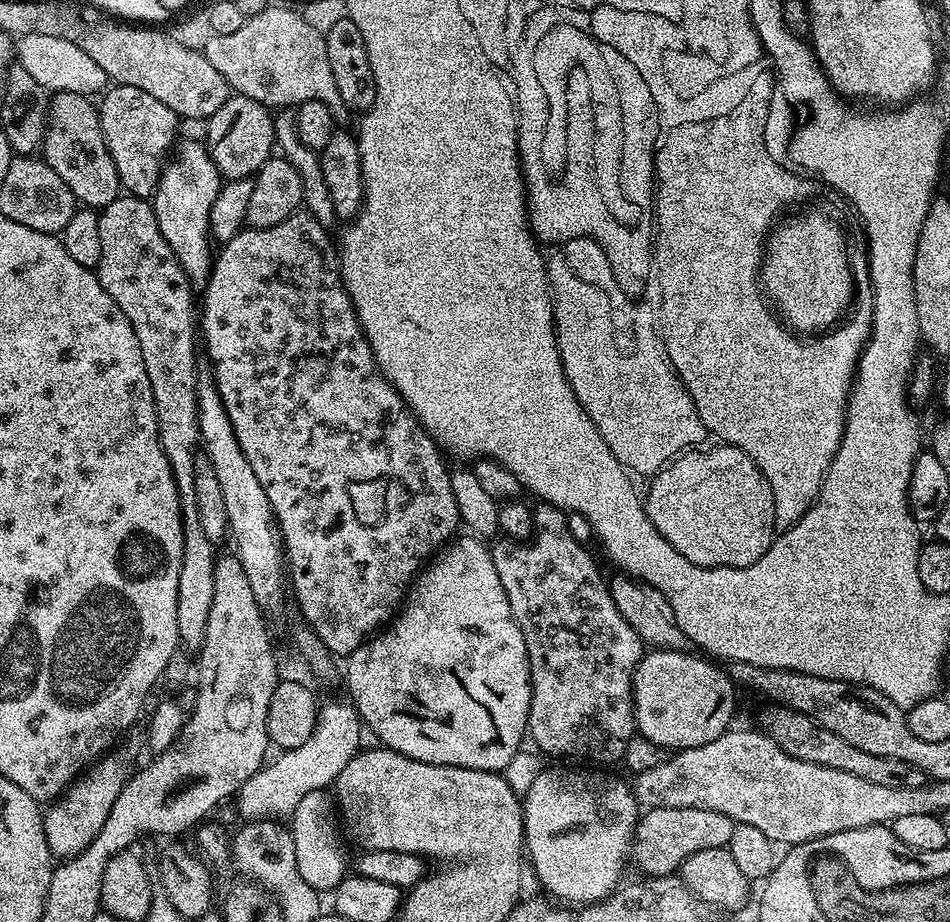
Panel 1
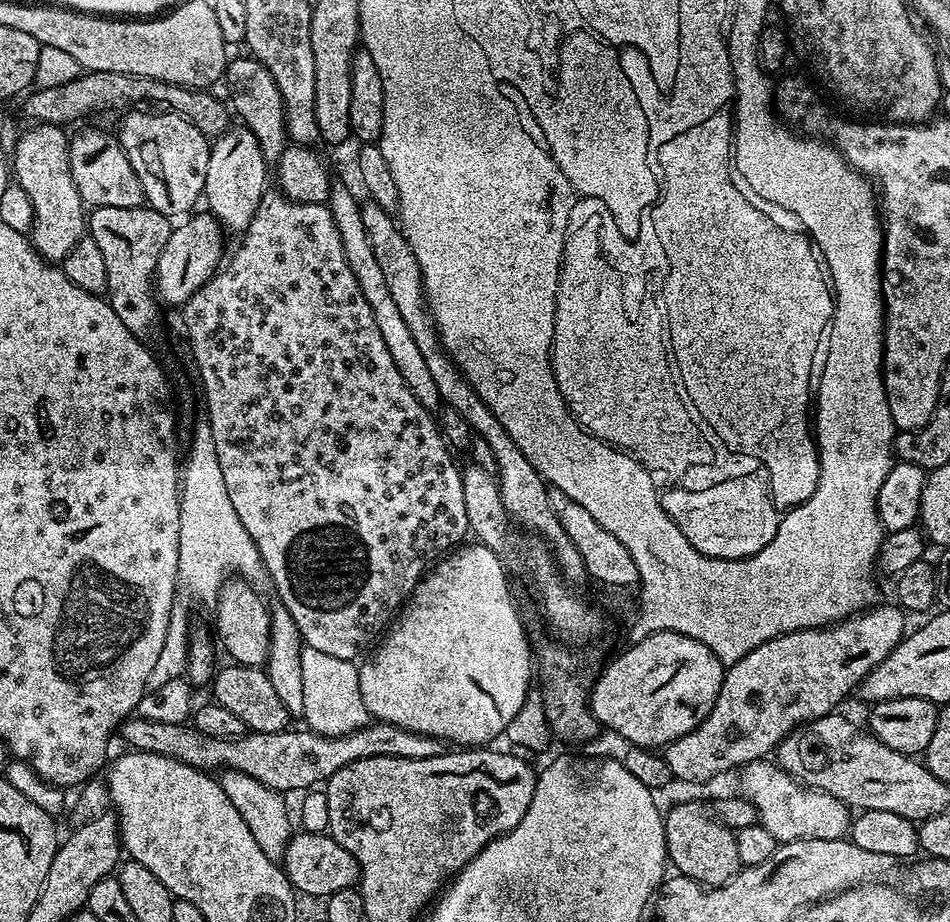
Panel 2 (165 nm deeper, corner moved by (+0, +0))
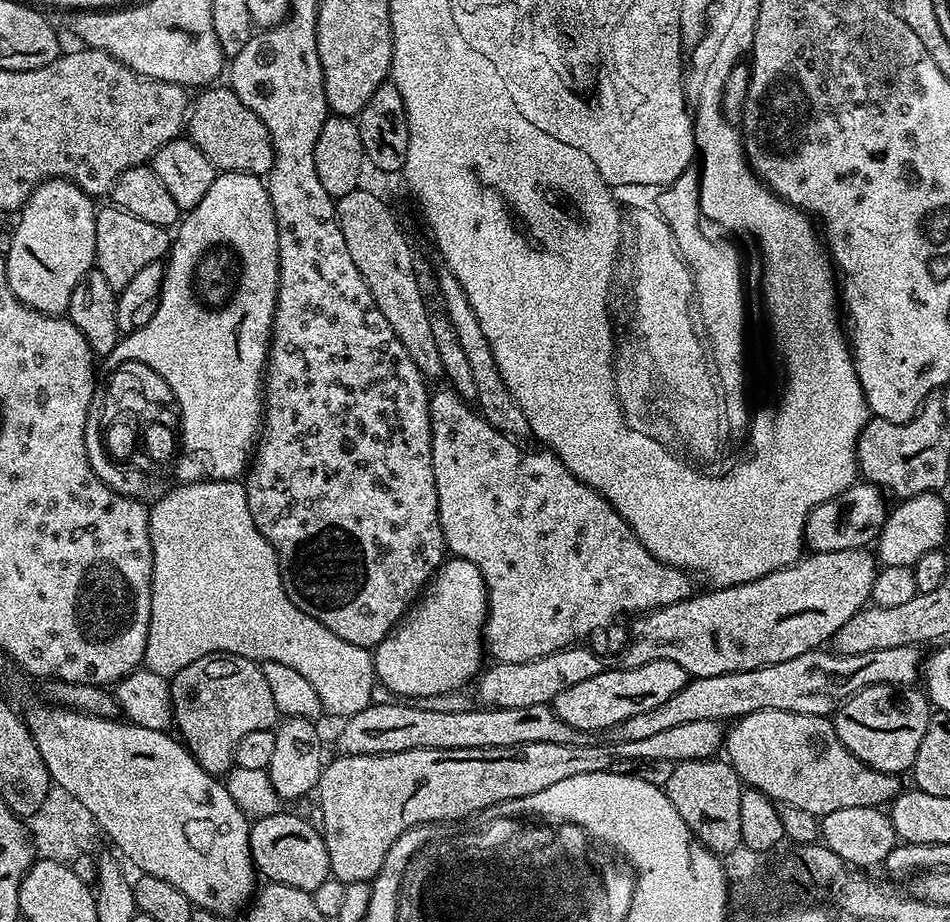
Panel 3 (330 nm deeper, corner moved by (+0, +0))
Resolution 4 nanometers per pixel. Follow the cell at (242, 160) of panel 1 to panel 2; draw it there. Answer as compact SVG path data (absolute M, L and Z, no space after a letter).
M229 126L210 144L210 166L206 166L206 186L203 199L211 212L229 233L243 233L258 210L258 202L264 197L266 183L270 180L270 164L264 159L258 138L243 126Z

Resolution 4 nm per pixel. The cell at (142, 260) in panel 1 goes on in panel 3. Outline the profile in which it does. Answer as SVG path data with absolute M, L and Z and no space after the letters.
M101 207L96 214L96 262L94 267L104 275L106 282L110 282L112 288L119 290L126 286L126 282L130 282L130 278L134 278L134 274L138 274L138 270L142 270L142 266L150 266L167 257L170 251L170 232L167 228L154 226L154 222L134 218L134 214L121 208L107 207Z

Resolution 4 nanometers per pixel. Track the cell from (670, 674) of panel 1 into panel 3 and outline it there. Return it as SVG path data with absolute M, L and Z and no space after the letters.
M655 660L630 670L621 672L607 671L594 678L586 678L586 682L578 682L578 686L570 686L554 701L556 712L570 726L582 733L603 733L605 728L614 726L630 714L642 714L642 710L654 710L654 706L662 706L666 698L674 698L678 690L688 683L690 677L678 662Z

